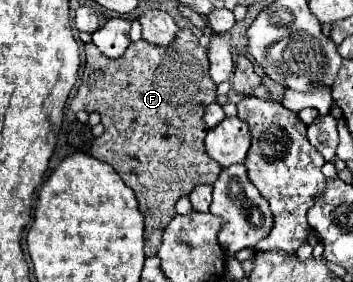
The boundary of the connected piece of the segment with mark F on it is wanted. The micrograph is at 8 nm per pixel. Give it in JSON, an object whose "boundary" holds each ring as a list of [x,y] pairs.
{"boundary":[[[182,30],[180,38],[164,50],[150,46],[144,40],[130,44],[122,58],[108,58],[100,54],[92,44],[86,44],[86,68],[82,74],[82,86],[78,88],[70,110],[98,112],[102,116],[104,134],[94,140],[90,154],[102,162],[112,164],[118,176],[134,190],[144,214],[144,254],[154,256],[162,242],[164,226],[176,216],[174,204],[178,198],[188,196],[198,184],[214,184],[222,166],[208,158],[204,150],[204,136],[208,126],[204,122],[204,110],[216,100],[216,84],[208,74],[208,56],[198,46],[198,38],[190,30]]]}

